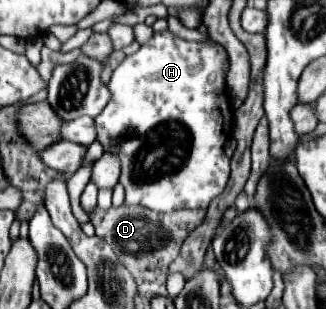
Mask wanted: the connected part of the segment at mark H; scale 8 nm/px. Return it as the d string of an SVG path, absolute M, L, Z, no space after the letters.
M169 29L153 33L153 37L139 47L137 53L125 57L125 61L113 71L113 77L109 81L109 93L111 99L105 105L105 109L95 117L95 129L97 129L97 141L103 145L105 153L115 153L121 161L121 177L119 183L125 187L125 205L141 205L145 209L157 211L157 213L171 213L171 211L181 211L181 209L207 209L213 197L223 193L227 179L229 179L229 157L225 155L225 141L231 135L231 125L233 125L233 115L231 115L231 99L225 91L225 63L227 55L225 49L213 41L209 43L195 43L195 41L185 41L173 35Z

